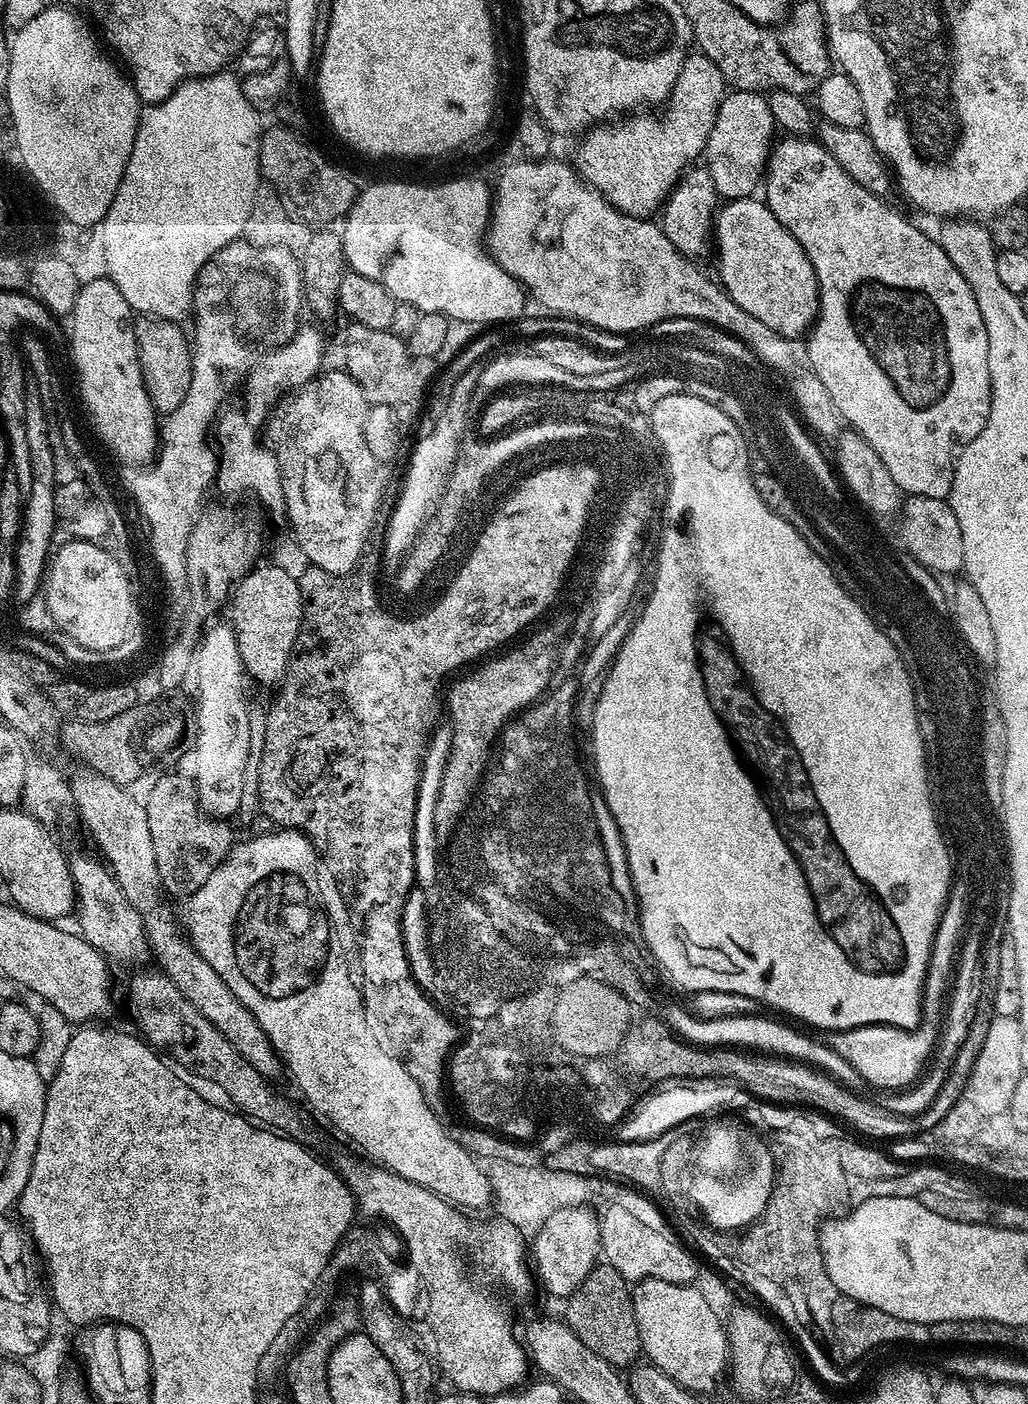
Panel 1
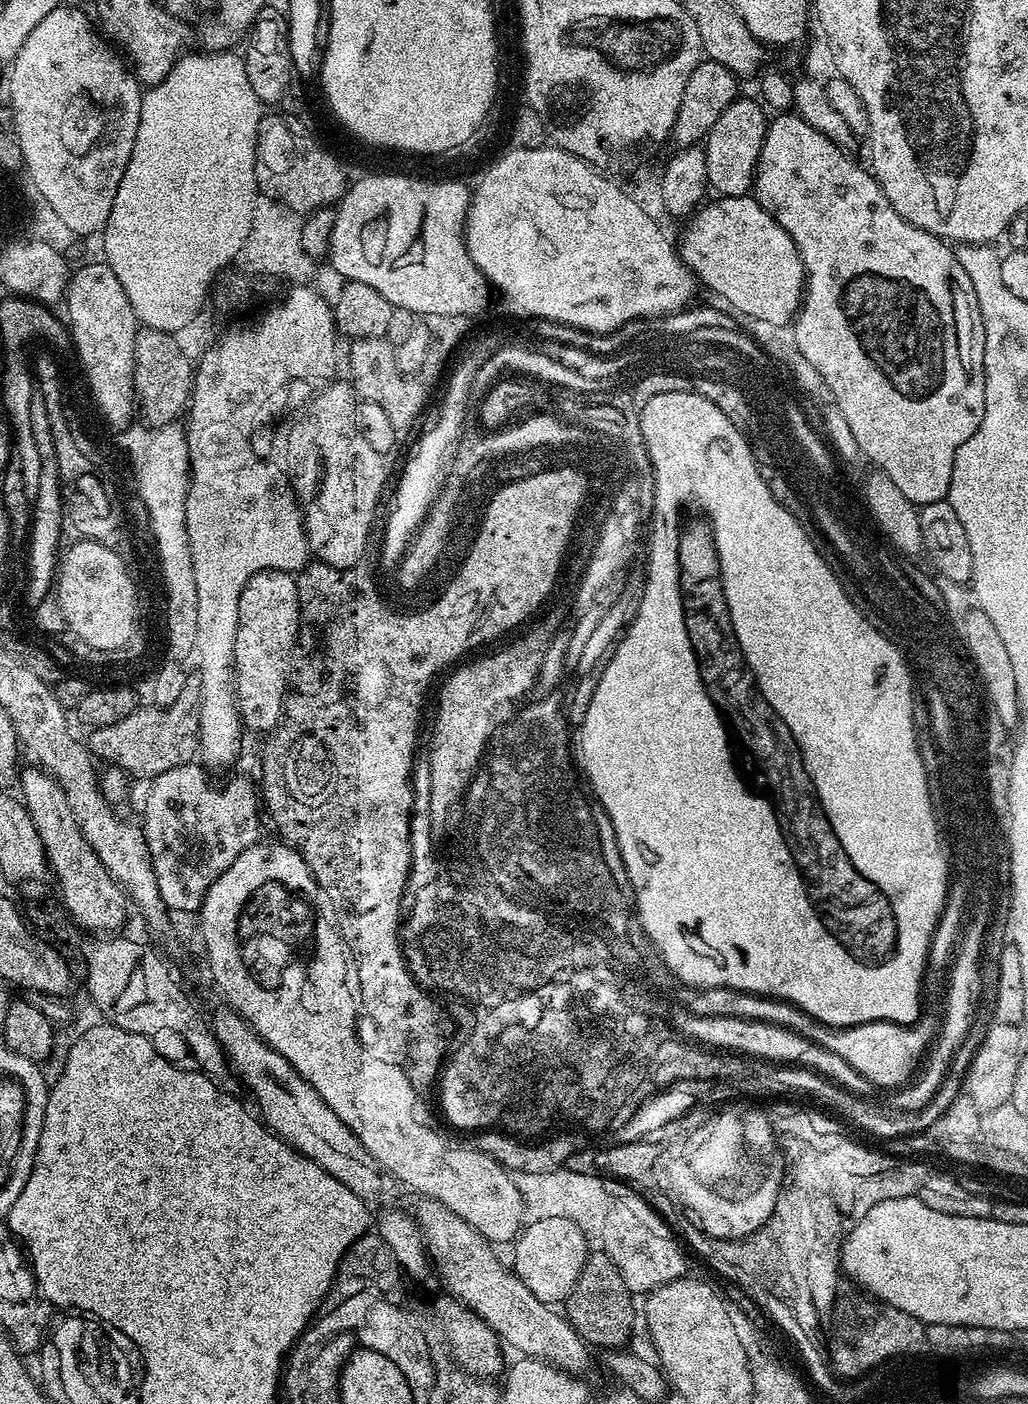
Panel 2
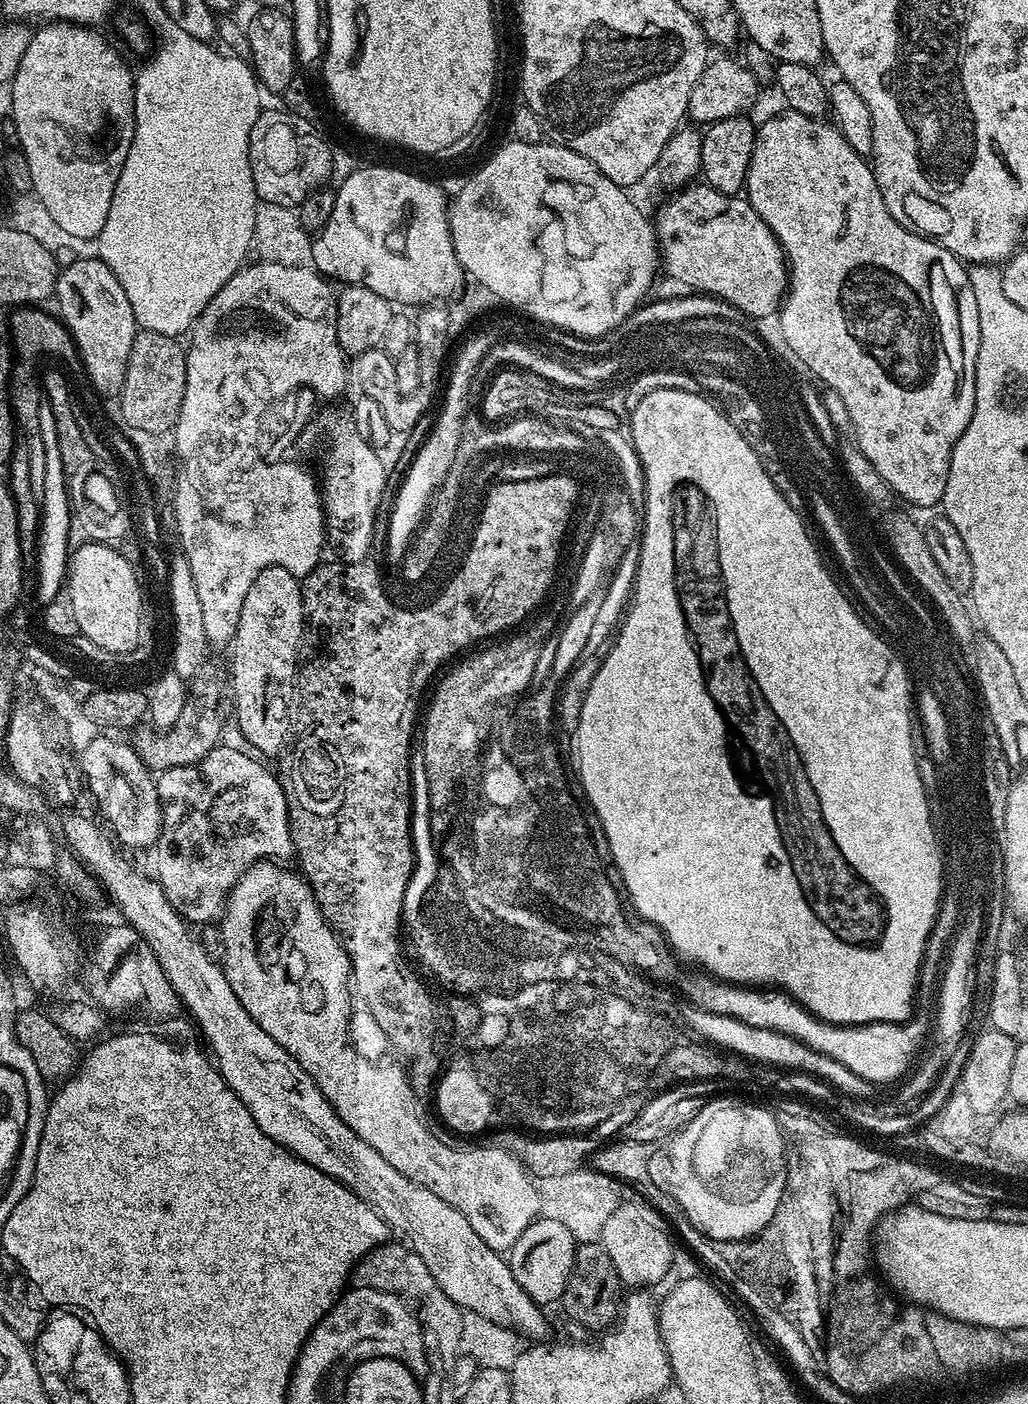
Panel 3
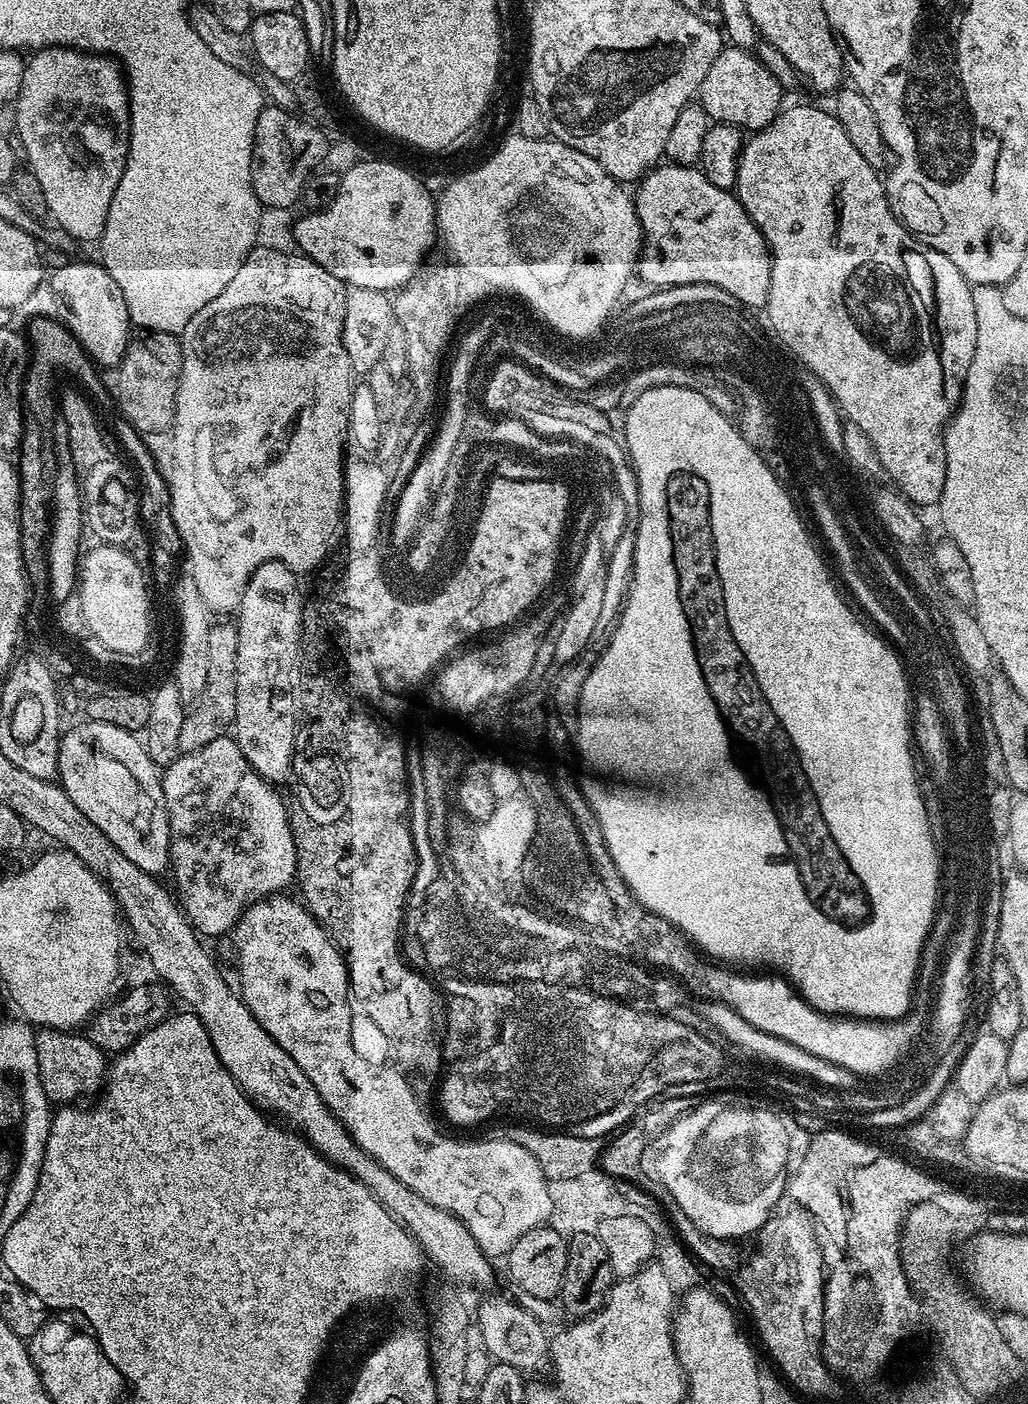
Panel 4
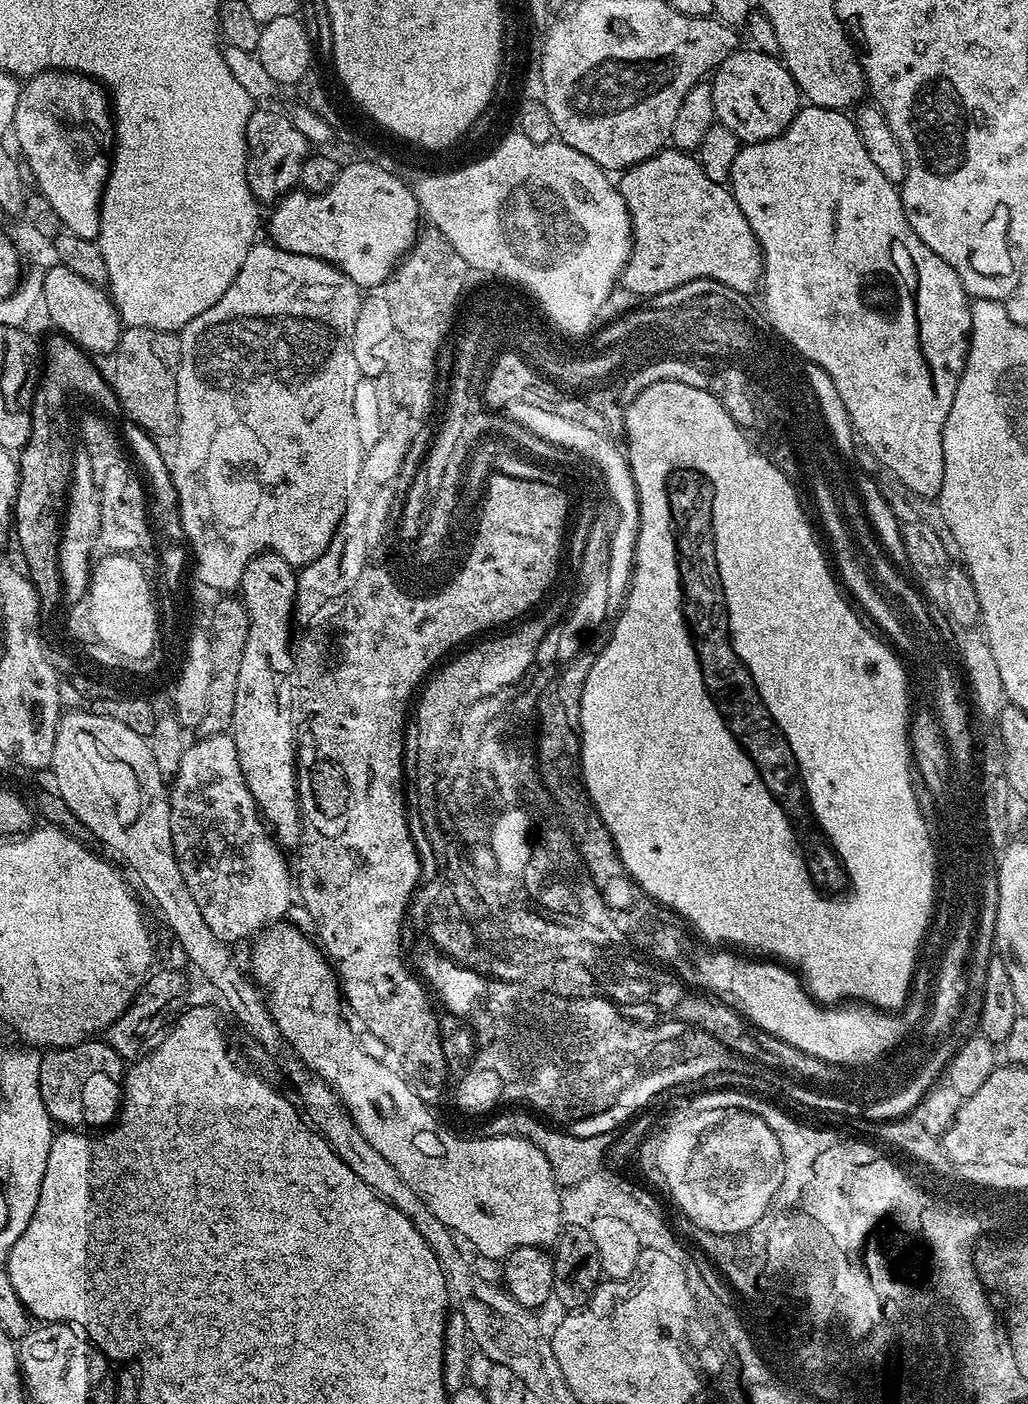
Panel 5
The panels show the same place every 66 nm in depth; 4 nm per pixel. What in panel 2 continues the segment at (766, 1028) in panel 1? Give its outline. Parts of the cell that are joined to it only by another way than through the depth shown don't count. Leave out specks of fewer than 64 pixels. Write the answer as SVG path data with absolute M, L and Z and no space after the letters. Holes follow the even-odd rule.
M672 1010L670 1019L673 1027L693 1041L718 1049L731 1050L733 1053L741 1054L750 1058L757 1058L776 1064L793 1064L803 1069L831 1074L831 1076L843 1080L854 1092L867 1093L868 1084L865 1079L856 1076L850 1070L850 1066L837 1059L836 1055L828 1055L825 1051L798 1040L796 1035L789 1031L779 1031L778 1024L770 1024L761 1020L746 1020L740 1017L714 1016L711 1014L699 1014L684 1010Z

